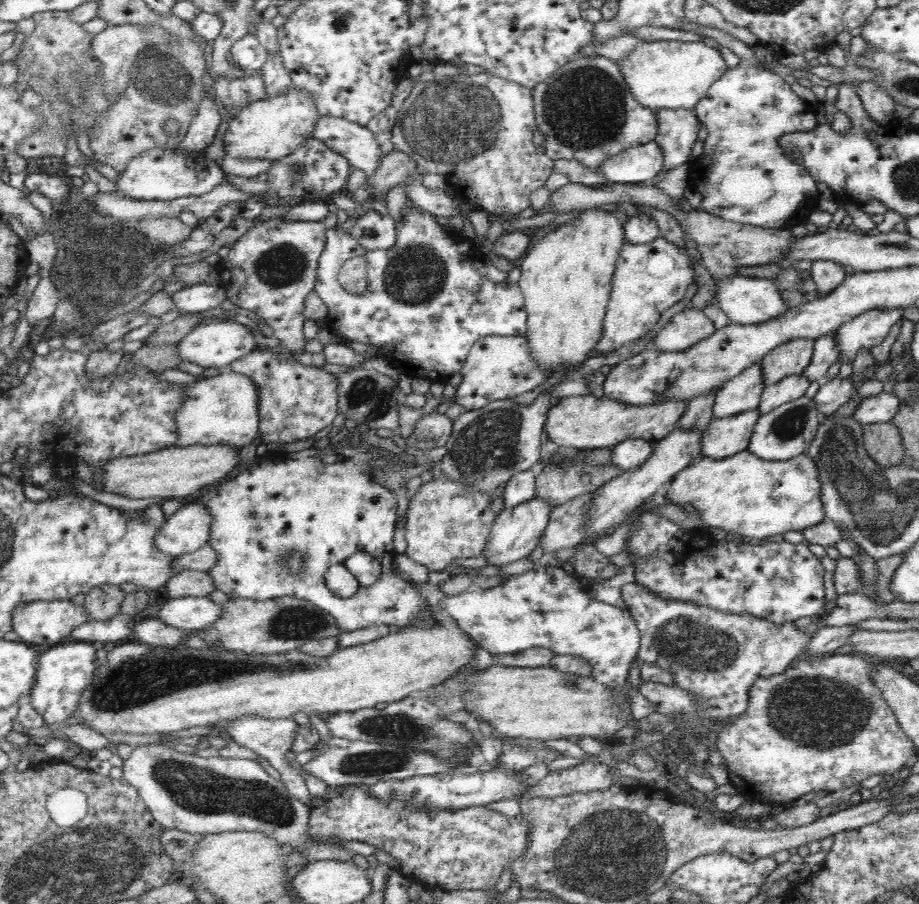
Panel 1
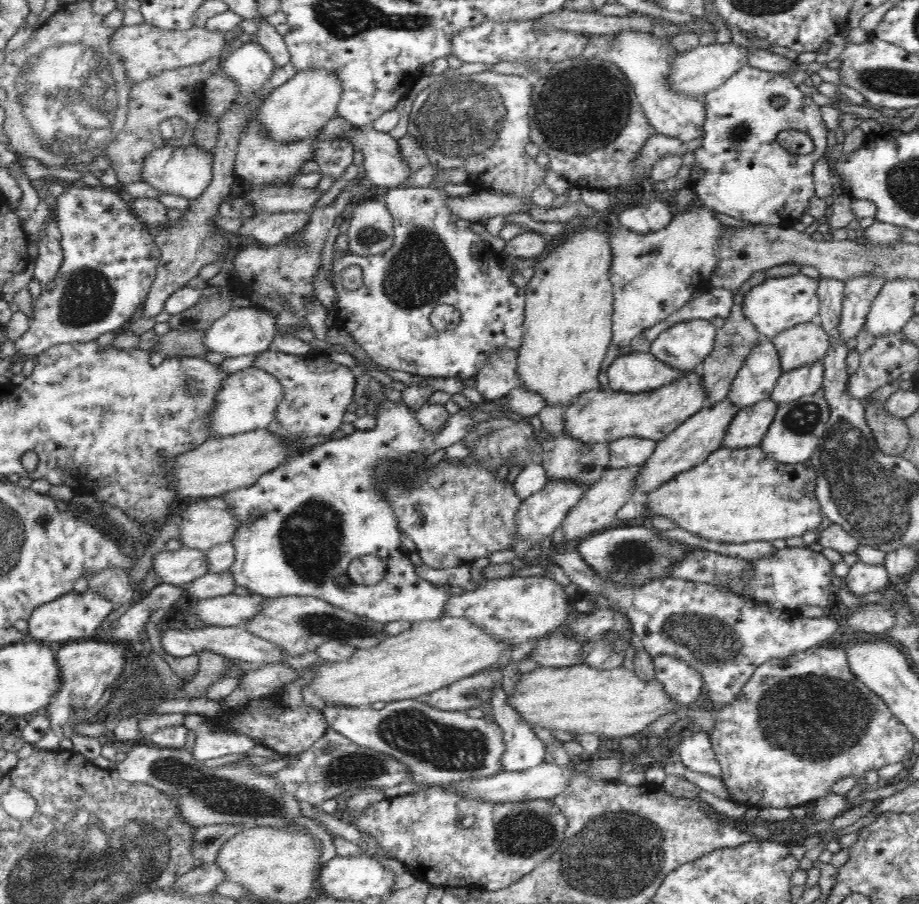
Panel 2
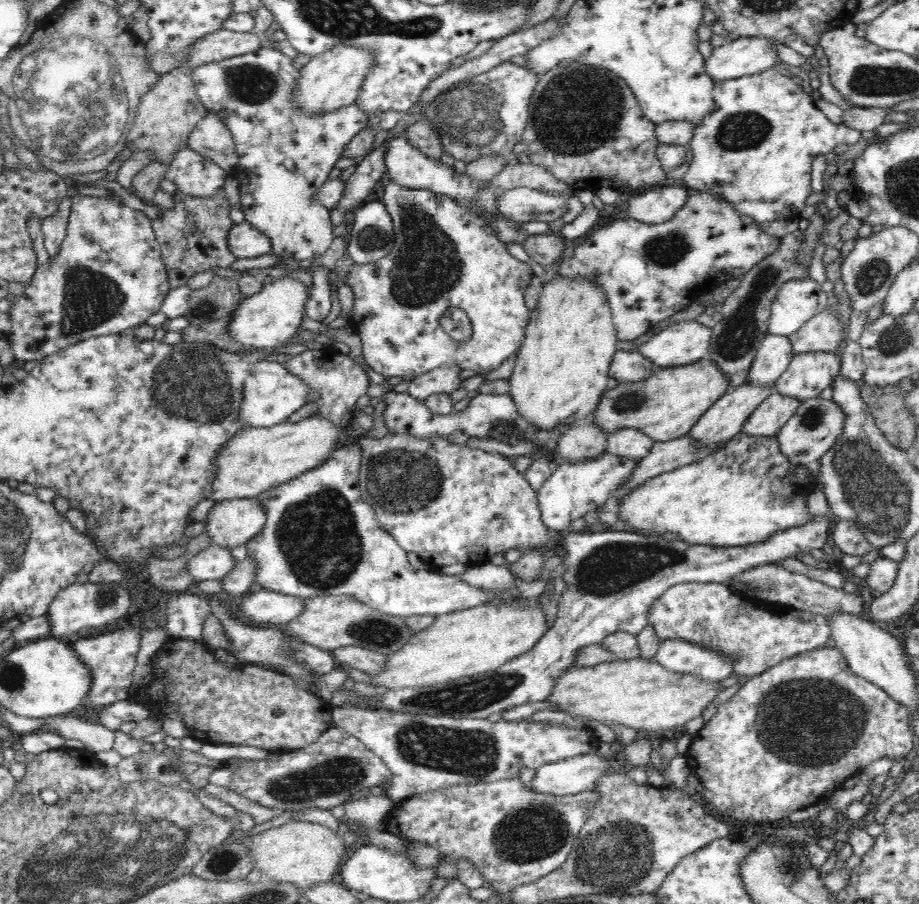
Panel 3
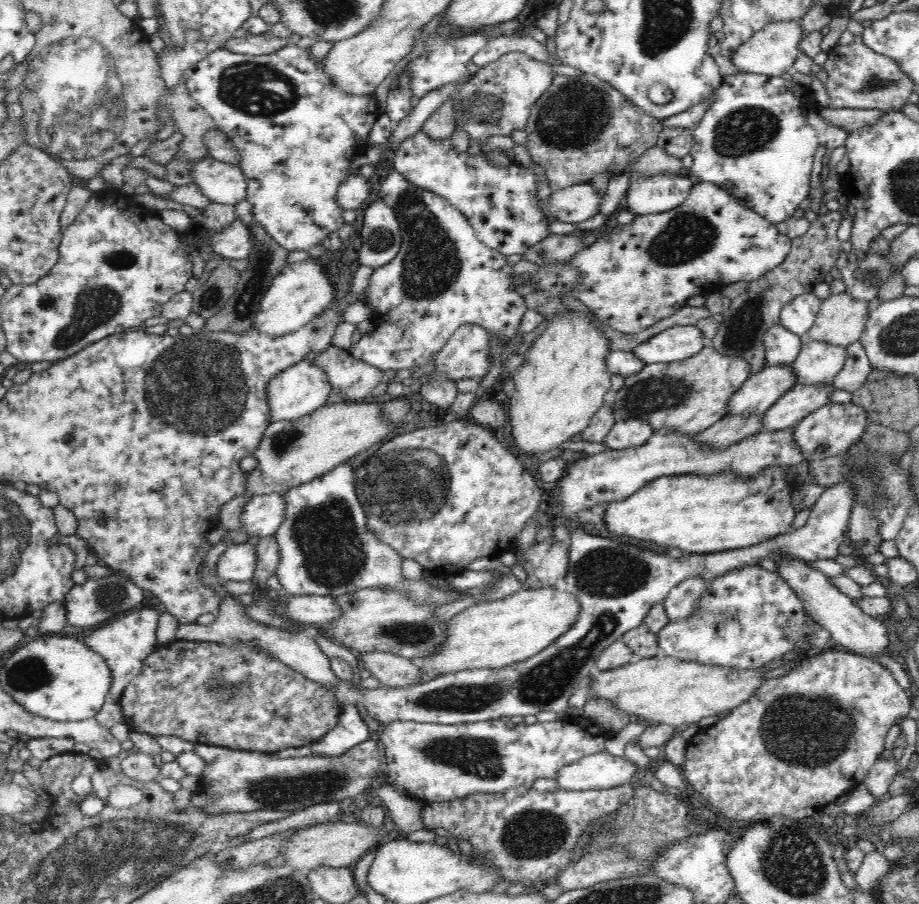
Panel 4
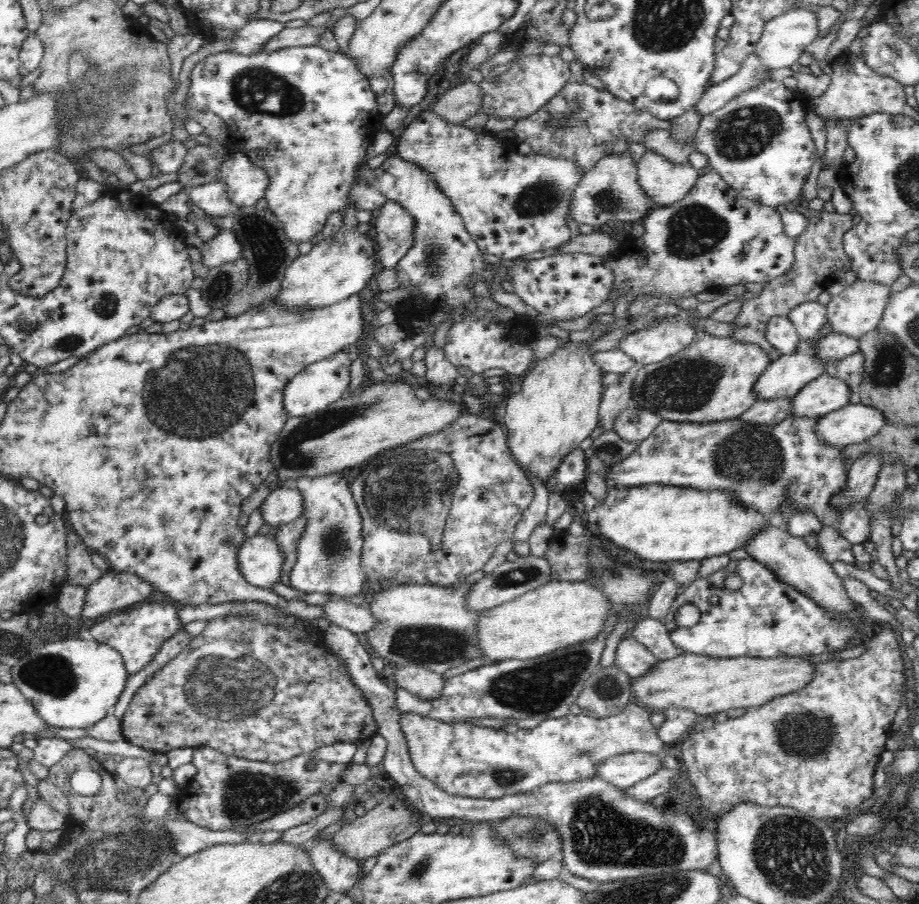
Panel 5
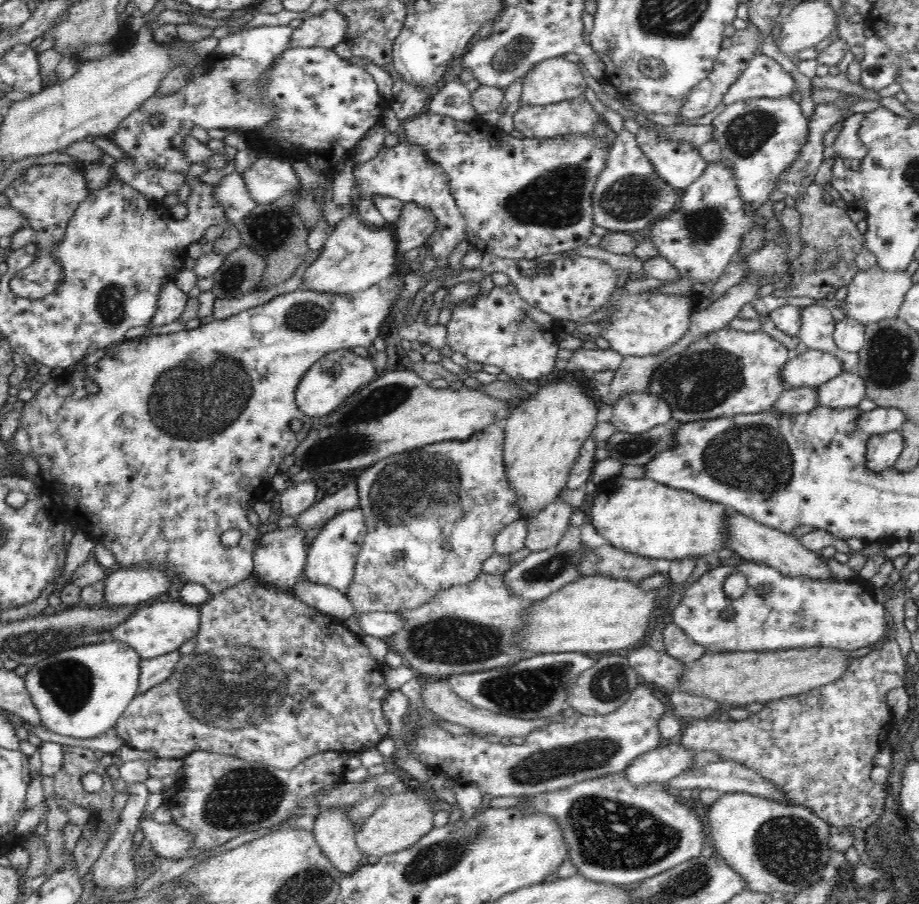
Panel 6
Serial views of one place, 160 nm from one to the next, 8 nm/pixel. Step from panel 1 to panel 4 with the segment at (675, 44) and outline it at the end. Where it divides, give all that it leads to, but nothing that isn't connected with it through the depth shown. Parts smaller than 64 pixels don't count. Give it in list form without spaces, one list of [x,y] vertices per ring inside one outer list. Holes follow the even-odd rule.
[[[801,19],[788,22],[772,22],[762,30],[756,31],[750,39],[745,40],[731,56],[732,64],[740,73],[756,75],[782,76],[788,73],[796,60],[798,46],[802,40]]]

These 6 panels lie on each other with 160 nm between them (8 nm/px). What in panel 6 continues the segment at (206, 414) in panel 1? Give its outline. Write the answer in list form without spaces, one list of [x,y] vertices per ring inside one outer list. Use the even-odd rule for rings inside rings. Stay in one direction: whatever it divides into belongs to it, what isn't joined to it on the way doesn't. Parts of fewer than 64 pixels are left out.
[[[340,348],[337,352],[324,356],[310,367],[300,380],[295,392],[297,407],[310,418],[335,411],[348,397],[376,378],[377,370],[374,366],[373,358],[361,358],[352,348]]]

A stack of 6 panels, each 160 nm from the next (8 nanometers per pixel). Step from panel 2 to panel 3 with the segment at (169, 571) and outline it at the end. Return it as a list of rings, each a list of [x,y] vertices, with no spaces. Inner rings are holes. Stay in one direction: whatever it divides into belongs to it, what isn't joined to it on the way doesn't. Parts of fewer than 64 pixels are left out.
[[[210,544],[192,557],[192,560],[188,560],[186,570],[194,581],[221,580],[224,575],[232,572],[236,564],[230,548]]]

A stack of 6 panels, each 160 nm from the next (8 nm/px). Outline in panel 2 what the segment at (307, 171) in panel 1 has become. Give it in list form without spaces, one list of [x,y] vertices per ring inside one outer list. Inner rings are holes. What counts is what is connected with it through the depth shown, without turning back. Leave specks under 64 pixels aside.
[[[348,139],[318,140],[314,144],[315,162],[318,172],[338,180],[346,168],[353,164],[354,147]]]

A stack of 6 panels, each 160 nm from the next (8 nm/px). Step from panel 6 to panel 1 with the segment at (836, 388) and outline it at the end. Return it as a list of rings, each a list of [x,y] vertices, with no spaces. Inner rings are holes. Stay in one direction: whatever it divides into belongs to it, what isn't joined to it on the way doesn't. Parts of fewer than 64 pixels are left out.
[[[754,409],[726,418],[713,418],[701,432],[702,456],[720,460],[747,450],[754,427],[761,416]]]

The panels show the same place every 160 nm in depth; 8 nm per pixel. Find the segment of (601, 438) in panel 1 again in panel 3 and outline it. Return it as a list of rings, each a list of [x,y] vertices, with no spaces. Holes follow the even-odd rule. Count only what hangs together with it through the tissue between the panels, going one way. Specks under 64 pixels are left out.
[[[708,358],[698,360],[693,364],[674,368],[662,368],[658,365],[654,368],[654,374],[640,382],[628,382],[618,384],[613,389],[606,389],[599,398],[597,407],[593,410],[592,418],[604,432],[612,434],[622,428],[635,428],[655,441],[671,441],[688,434],[688,431],[696,424],[699,416],[702,416],[711,404],[714,404],[727,390],[728,377],[719,370],[716,363]]]

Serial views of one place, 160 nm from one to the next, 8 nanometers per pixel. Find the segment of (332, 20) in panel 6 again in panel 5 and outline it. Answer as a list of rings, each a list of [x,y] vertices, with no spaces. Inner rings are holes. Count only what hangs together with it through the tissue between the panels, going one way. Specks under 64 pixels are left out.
[[[309,25],[299,28],[284,27],[278,34],[269,38],[263,46],[267,53],[283,48],[301,47],[304,45],[316,45],[319,35],[324,31],[324,26],[312,27]]]

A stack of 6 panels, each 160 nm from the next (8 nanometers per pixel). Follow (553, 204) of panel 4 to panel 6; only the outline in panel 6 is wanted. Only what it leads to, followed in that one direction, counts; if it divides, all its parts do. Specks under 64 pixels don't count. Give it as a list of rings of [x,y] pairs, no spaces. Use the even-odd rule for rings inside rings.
[[[625,128],[618,133],[616,144],[610,148],[606,164],[598,175],[592,191],[594,225],[616,231],[631,233],[678,211],[678,203],[684,190],[677,190],[662,180],[652,163],[642,153],[636,136]]]

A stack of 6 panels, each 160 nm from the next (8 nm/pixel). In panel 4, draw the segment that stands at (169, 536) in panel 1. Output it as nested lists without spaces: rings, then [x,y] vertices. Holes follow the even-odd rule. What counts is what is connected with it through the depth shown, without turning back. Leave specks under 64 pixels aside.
[[[282,493],[253,495],[244,505],[240,518],[242,532],[249,536],[273,536],[285,519]]]

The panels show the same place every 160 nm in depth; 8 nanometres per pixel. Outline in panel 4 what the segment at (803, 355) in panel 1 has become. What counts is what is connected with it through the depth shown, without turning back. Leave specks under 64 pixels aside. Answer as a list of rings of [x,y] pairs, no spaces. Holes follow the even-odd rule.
[[[846,291],[830,295],[821,302],[816,320],[803,339],[853,349],[858,345],[869,314],[866,300],[854,300]]]

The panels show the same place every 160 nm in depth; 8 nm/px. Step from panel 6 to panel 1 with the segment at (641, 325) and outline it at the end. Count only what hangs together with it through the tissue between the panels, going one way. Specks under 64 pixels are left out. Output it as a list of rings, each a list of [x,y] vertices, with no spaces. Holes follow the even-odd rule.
[[[687,307],[664,325],[653,342],[662,352],[682,352],[715,330],[714,323],[702,311]]]

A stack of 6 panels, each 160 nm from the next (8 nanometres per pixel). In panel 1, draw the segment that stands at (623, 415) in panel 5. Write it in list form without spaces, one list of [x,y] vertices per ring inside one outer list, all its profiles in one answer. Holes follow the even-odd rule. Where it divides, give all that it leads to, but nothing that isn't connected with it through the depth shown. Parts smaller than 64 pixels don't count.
[[[628,439],[615,444],[612,449],[612,460],[623,471],[638,468],[644,464],[654,450],[655,443],[642,439]]]

